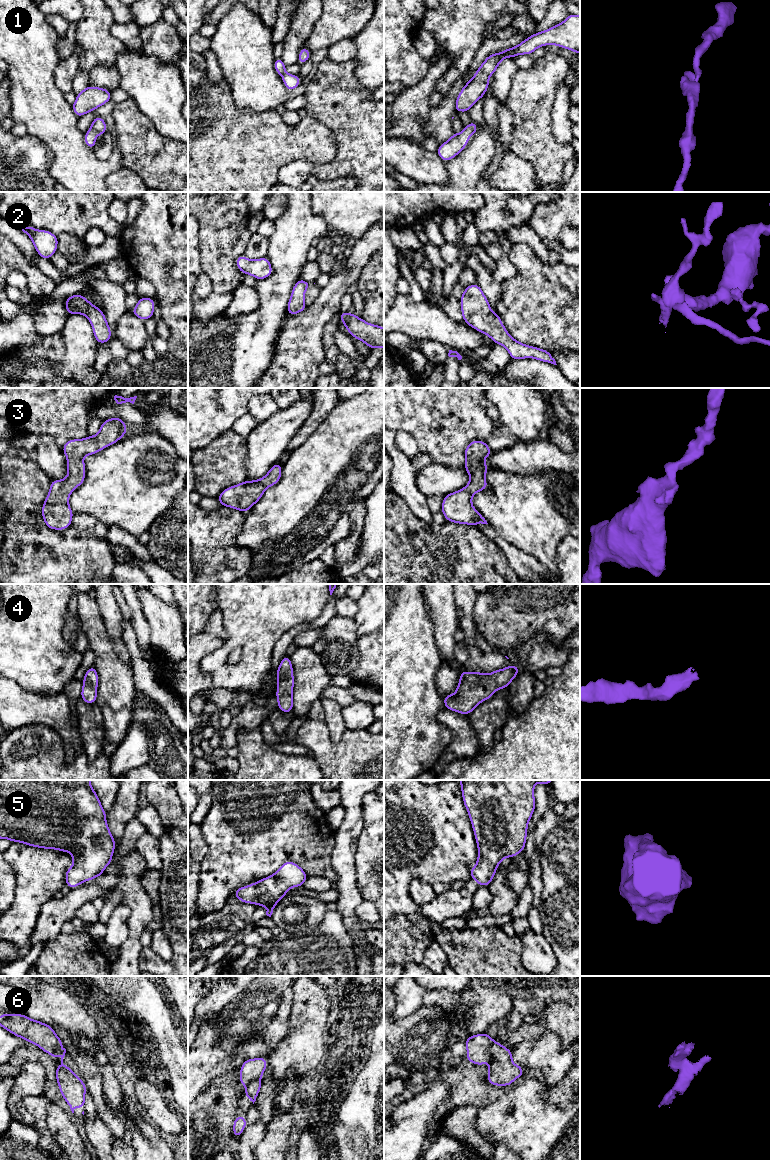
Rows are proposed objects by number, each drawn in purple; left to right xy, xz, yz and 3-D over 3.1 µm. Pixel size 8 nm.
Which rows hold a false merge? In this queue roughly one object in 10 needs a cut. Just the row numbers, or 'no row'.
6

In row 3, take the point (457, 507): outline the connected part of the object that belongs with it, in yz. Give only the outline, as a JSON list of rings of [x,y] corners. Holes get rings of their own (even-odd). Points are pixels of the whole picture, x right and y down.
[[[473,440],[466,446],[464,452],[466,457],[464,468],[466,472],[470,474],[470,482],[463,489],[443,496],[441,512],[448,522],[468,524],[473,526],[477,526],[478,523],[488,524],[485,518],[472,506],[472,496],[475,493],[488,488],[485,475],[490,466],[484,464],[483,459],[485,457],[489,457],[492,453],[492,450],[488,447],[486,442]]]

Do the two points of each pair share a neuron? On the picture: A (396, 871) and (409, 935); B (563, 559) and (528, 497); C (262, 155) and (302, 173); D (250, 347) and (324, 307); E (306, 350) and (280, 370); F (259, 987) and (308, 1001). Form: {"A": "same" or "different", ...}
{"A": "different", "B": "different", "C": "different", "D": "different", "E": "same", "F": "different"}

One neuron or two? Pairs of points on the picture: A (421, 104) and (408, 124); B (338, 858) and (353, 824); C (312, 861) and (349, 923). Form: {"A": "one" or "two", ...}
{"A": "one", "B": "one", "C": "two"}

